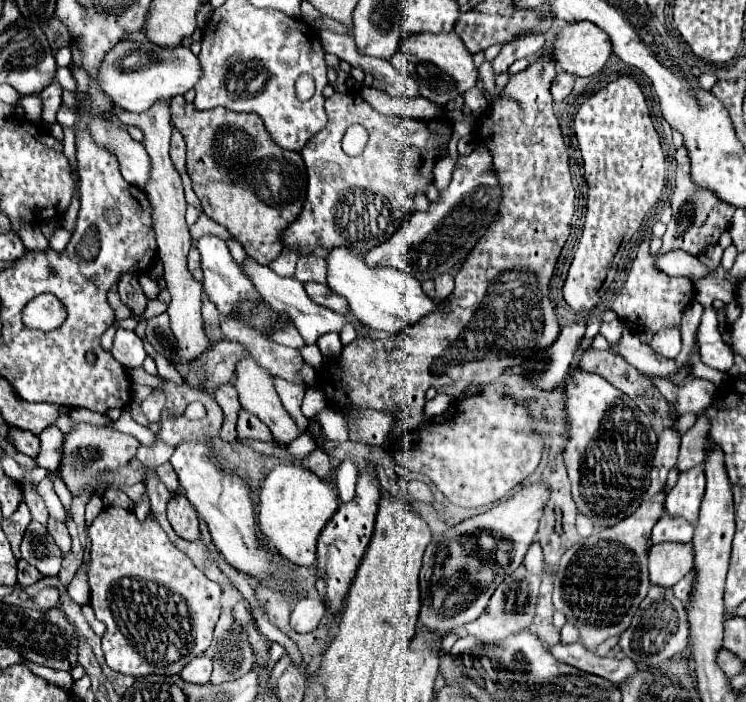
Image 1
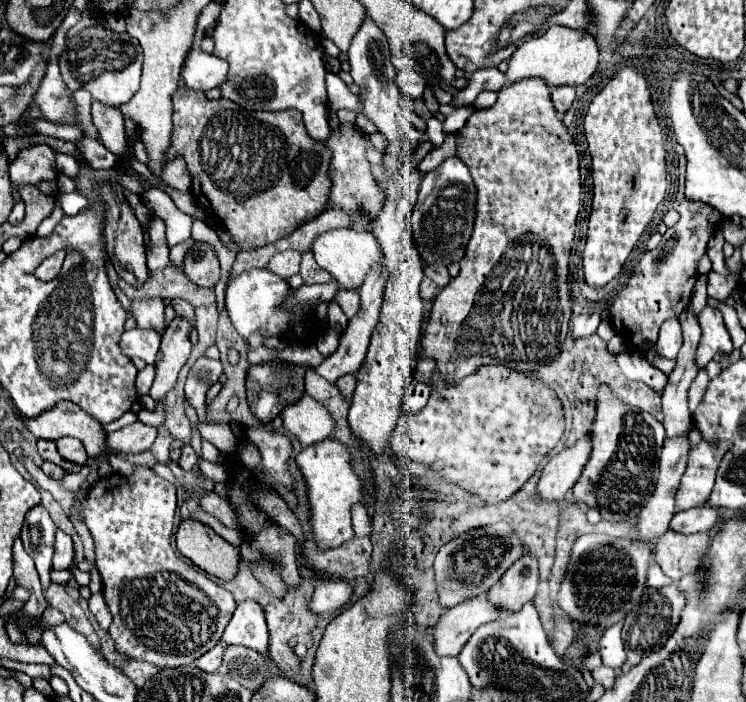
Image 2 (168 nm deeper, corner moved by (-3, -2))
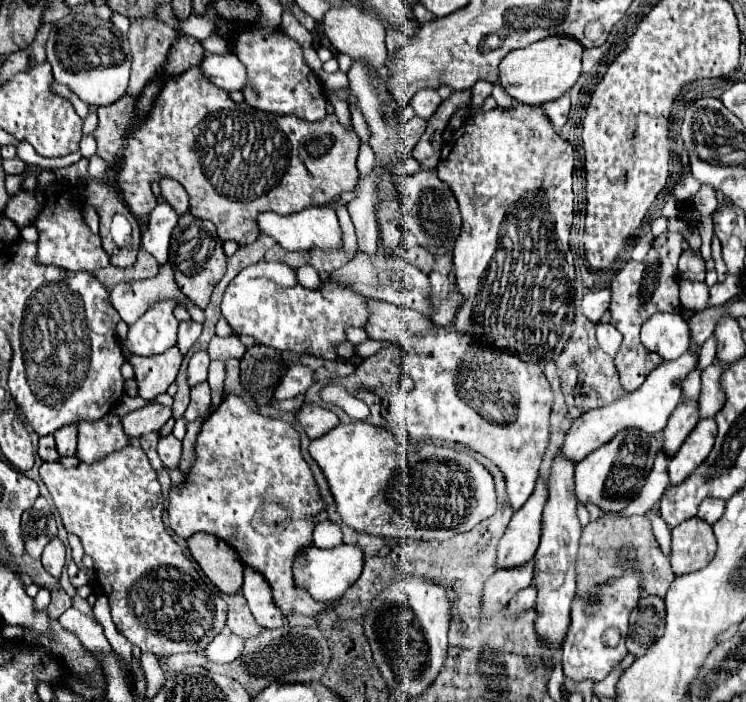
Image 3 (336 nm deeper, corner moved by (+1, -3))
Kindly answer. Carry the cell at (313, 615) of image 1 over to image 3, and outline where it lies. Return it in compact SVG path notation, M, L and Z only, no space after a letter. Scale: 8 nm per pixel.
M342 543L332 549L318 549L316 545L308 545L308 547L302 547L300 553L294 557L292 571L294 571L294 581L298 589L308 591L320 603L330 605L342 599L348 587L356 583L356 579L362 573L362 565L364 565L364 559L362 559L360 547Z

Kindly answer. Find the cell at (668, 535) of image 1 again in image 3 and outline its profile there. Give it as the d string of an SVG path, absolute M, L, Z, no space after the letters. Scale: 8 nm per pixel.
M704 499L700 503L700 507L698 507L696 517L712 525L722 517L722 513L724 513L724 501L720 501L720 499Z

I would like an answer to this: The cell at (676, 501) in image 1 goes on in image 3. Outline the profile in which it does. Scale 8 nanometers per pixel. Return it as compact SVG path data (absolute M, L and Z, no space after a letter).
M700 419L696 429L684 441L684 449L672 457L668 465L670 485L682 485L710 455L716 439L716 423L714 419Z

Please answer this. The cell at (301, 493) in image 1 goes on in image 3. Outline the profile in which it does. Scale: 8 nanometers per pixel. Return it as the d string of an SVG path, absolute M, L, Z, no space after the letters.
M340 423L320 439L314 439L308 447L310 457L322 469L328 487L332 491L336 511L342 521L360 533L380 535L388 539L450 539L458 533L470 531L496 511L496 493L490 473L464 449L444 449L436 445L412 445L406 439L396 439L384 429L376 429L368 423Z

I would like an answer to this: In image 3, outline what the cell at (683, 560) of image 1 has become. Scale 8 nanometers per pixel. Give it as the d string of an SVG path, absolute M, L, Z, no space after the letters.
M692 517L672 529L672 551L668 559L676 575L702 569L708 565L714 551L716 543L712 527L704 525L704 521L696 521L696 517Z

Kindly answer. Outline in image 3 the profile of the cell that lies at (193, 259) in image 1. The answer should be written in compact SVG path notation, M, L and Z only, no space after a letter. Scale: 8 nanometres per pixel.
M190 213L180 215L176 229L172 231L170 243L170 263L174 269L174 281L186 297L190 297L200 309L208 305L210 293L220 277L226 273L226 255L222 251L222 241L216 227L210 221L202 221Z

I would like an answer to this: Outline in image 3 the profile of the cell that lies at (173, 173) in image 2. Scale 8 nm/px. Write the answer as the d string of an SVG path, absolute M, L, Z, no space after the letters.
M160 179L160 189L162 189L162 197L176 209L178 215L188 211L188 195L186 195L184 187L178 181Z

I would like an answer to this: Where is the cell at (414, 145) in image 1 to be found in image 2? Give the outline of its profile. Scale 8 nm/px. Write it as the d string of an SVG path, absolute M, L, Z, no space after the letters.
M344 122L340 132L332 132L332 136L326 142L332 150L332 164L330 164L330 178L332 178L332 192L330 192L330 204L328 206L338 206L354 216L352 226L368 230L368 222L378 214L384 194L380 192L378 182L374 180L370 172L370 164L366 160L366 148L372 146L368 140L368 134L364 134L356 124Z

